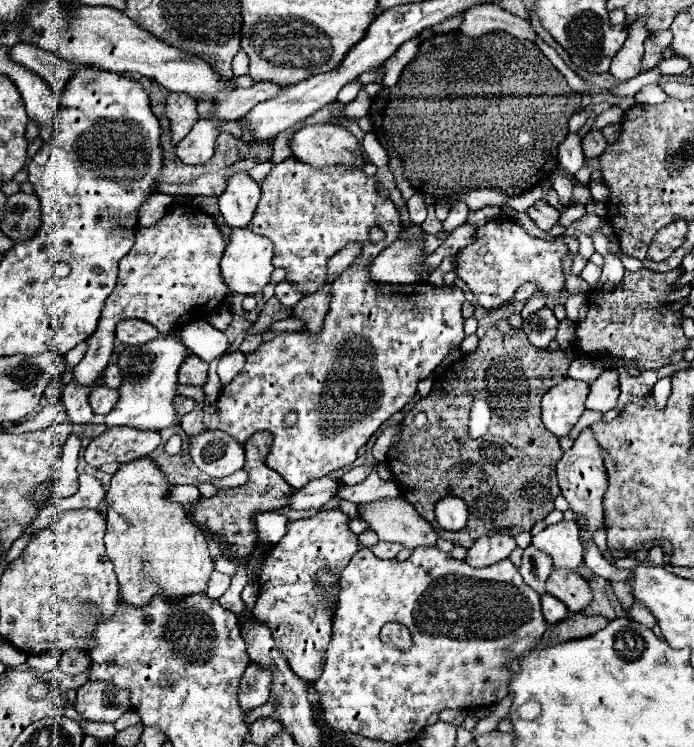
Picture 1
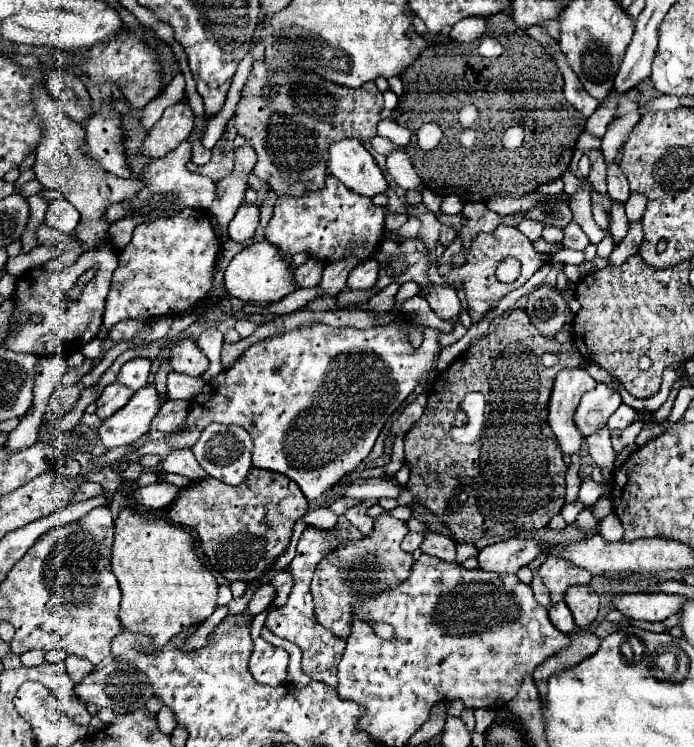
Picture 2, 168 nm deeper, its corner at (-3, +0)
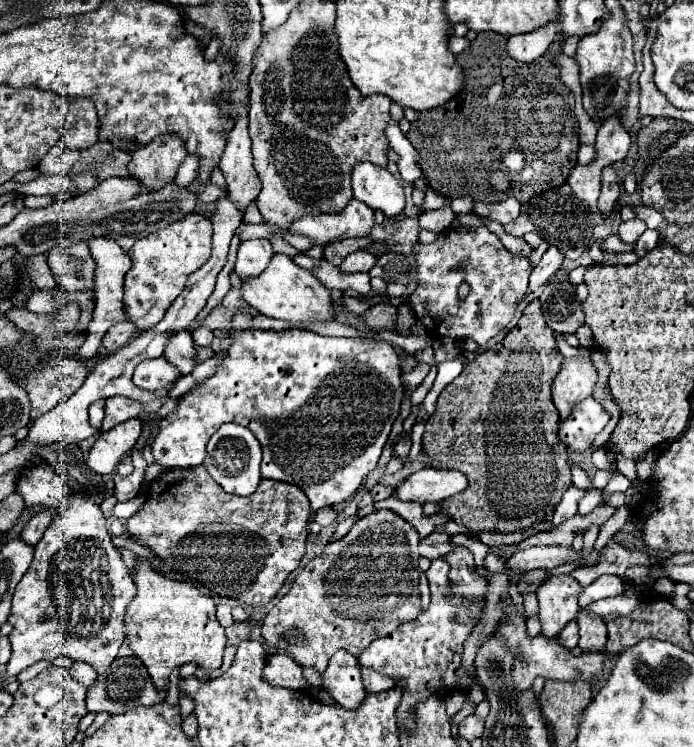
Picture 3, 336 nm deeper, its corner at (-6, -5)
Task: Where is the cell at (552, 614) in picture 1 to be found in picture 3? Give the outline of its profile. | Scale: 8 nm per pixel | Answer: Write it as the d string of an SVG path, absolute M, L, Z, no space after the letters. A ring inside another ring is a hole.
M570 622L562 632L560 632L560 644L566 646L568 650L574 650L578 646L578 624Z

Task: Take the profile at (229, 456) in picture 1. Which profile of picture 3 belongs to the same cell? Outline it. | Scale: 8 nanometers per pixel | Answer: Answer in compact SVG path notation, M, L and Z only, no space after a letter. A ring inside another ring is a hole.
M226 424L222 426L208 442L208 456L204 460L210 476L230 494L236 496L250 496L262 476L260 476L260 460L262 460L262 450L260 444L256 442L254 434L250 430L246 430L244 426L238 424Z

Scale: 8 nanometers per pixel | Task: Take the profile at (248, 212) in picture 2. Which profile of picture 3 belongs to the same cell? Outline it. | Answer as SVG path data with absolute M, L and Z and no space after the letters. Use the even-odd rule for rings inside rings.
M244 240L238 248L238 260L236 260L236 274L244 280L256 278L262 274L274 256L272 244L268 240Z

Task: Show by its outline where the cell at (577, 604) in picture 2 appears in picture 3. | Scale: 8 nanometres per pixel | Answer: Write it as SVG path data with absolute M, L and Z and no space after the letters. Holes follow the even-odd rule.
M580 612L578 614L578 626L580 626L580 650L582 652L602 652L606 646L606 624L602 618Z

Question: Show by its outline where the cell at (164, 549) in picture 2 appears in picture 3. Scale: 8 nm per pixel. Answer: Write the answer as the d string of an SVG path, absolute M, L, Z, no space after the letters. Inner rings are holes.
M138 560L134 572L134 582L138 594L126 612L126 638L132 652L144 662L148 674L158 690L168 688L168 678L174 668L194 662L208 674L222 664L226 648L226 632L216 620L216 604L210 596L200 594L200 590L190 582L164 580L148 562Z

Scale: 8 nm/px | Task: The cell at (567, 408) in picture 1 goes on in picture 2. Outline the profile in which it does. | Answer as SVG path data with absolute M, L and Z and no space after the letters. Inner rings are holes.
M563 369L563 373L557 375L551 397L549 397L549 413L547 423L553 429L561 449L565 455L573 455L579 451L583 443L583 433L579 433L579 427L575 425L575 409L581 401L581 397L595 389L597 381L583 369Z

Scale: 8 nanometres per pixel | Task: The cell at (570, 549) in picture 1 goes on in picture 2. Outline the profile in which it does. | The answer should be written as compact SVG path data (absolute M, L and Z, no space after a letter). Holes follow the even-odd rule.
M561 555L547 557L545 563L539 567L539 575L547 585L547 589L551 591L551 603L563 601L563 593L569 585L589 585L593 577L587 569L573 565Z

